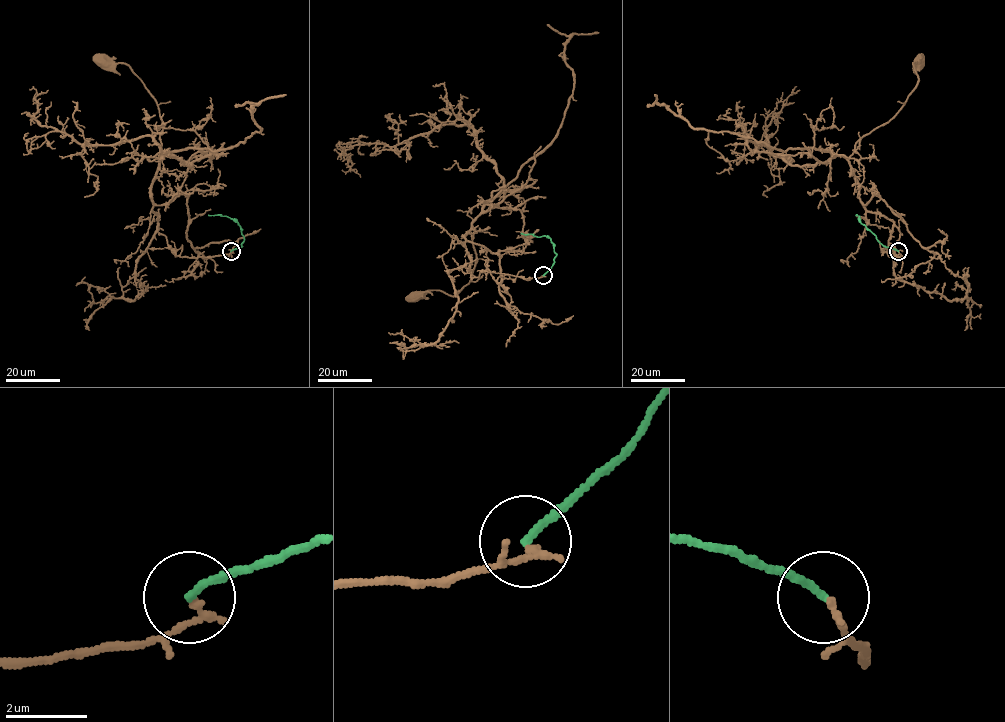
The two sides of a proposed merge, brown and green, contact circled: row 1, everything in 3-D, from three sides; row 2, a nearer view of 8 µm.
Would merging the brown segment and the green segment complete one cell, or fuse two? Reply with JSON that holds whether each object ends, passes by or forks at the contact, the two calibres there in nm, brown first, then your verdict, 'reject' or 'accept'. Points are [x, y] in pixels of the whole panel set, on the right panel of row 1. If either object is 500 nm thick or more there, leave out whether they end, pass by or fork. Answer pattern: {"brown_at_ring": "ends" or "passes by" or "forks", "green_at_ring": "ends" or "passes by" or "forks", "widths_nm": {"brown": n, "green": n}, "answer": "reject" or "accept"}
{"brown_at_ring": "ends", "green_at_ring": "ends", "widths_nm": {"brown": 190, "green": 180}, "answer": "reject"}

